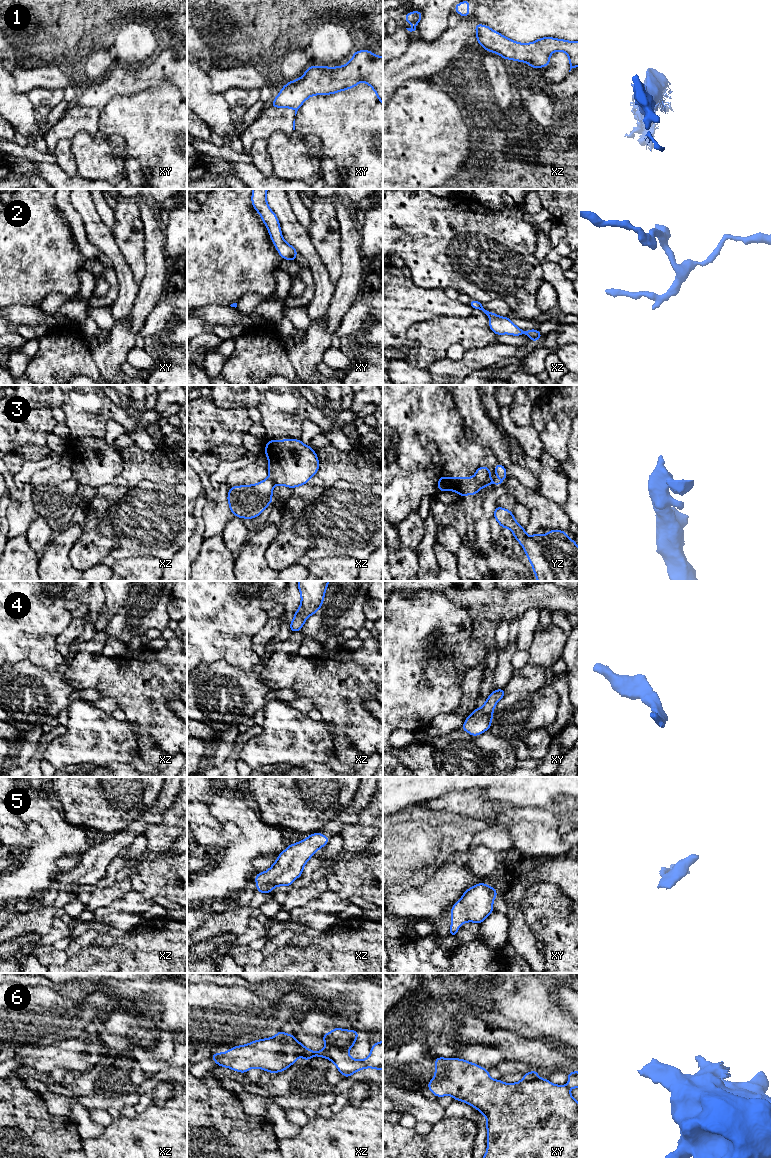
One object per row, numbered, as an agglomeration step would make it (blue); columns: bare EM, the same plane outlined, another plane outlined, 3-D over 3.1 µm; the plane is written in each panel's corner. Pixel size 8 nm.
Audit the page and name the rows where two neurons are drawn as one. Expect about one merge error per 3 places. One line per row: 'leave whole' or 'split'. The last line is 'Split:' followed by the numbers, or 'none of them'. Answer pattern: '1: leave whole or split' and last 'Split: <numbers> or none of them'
1: leave whole
2: leave whole
3: split
4: leave whole
5: leave whole
6: split
Split: 3, 6

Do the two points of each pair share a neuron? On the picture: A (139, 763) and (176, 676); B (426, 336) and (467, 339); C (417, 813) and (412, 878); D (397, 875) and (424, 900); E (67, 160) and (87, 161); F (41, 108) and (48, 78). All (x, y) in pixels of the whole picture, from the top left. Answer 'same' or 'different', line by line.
A: different
B: same
C: same
D: different
E: different
F: different

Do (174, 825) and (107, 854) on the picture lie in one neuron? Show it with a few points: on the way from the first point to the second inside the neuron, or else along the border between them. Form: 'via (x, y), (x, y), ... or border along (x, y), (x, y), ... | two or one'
border along (162, 819), (156, 823), (150, 823), (143, 834) | two

